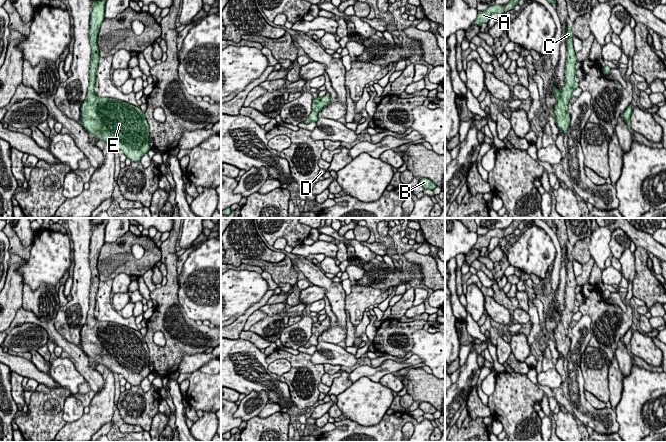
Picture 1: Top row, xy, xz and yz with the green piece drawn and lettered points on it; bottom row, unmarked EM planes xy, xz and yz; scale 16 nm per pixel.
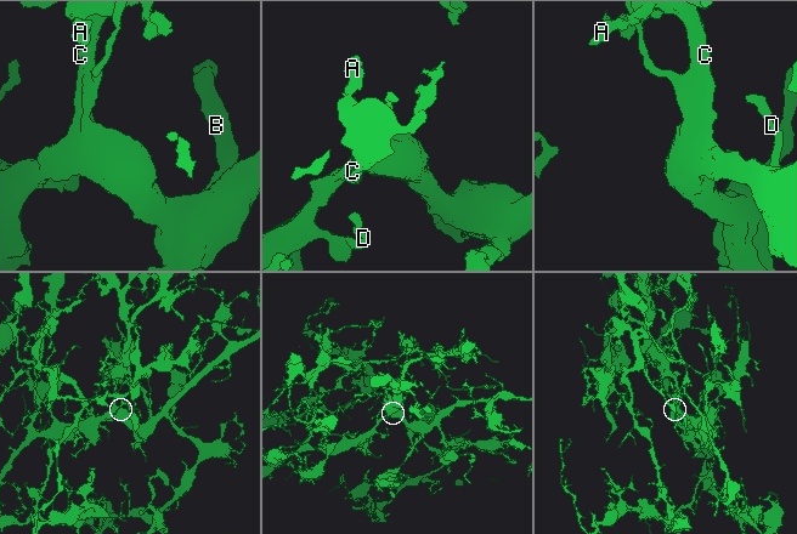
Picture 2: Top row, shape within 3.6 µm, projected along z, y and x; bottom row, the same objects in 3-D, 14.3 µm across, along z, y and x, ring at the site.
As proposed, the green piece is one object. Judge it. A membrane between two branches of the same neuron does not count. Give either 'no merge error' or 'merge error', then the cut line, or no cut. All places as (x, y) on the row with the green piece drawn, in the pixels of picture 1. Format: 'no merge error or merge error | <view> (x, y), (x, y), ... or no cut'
no merge error | no cut

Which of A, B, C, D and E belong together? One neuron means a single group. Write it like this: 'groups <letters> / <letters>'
groups A B C D E

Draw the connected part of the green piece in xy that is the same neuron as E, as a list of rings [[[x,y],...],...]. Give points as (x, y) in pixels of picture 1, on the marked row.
[[[97,0],[91,5],[89,86],[80,108],[79,123],[89,135],[95,135],[113,149],[122,150],[131,162],[139,162],[151,149],[149,125],[144,112],[138,106],[117,99],[100,98],[94,93],[100,59],[97,39],[101,23],[105,19],[105,3],[106,0]]]

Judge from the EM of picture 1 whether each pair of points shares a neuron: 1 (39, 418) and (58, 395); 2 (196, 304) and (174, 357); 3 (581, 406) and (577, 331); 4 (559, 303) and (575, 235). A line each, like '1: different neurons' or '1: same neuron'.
1: same neuron
2: different neurons
3: same neuron
4: different neurons

